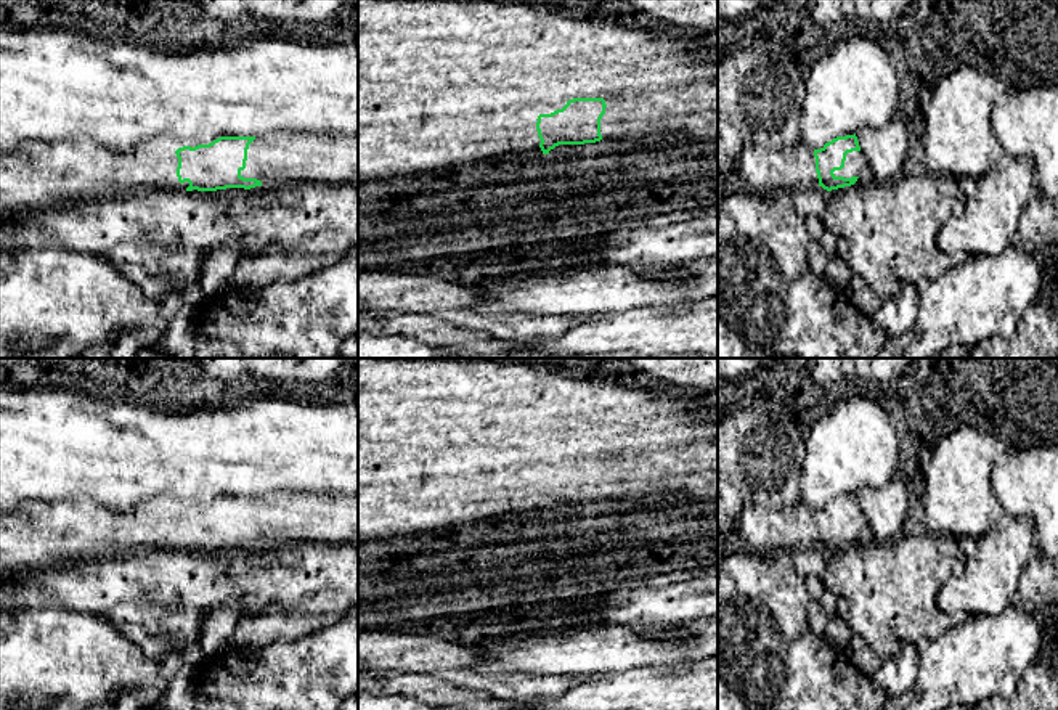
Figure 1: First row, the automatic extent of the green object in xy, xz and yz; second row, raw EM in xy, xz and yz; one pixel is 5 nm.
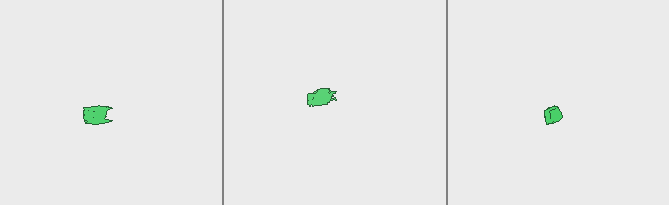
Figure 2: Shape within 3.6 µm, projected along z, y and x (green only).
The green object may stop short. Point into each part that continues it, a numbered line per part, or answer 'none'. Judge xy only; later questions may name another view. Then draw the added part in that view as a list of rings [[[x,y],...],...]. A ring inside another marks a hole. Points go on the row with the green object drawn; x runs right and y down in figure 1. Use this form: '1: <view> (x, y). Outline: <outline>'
1: xy (36, 175). Outline: [[[153,137],[132,149],[109,149],[85,138],[22,143],[0,156],[0,225],[21,214],[39,212],[66,201],[106,198],[135,190],[186,191],[189,183],[180,183],[177,177],[175,151],[197,145],[201,143],[185,143],[172,137]]]

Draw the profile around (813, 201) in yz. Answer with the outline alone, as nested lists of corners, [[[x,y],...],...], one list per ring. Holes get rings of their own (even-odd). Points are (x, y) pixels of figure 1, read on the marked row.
[[[822,186],[793,193],[793,206],[801,218],[808,218],[811,215],[822,218],[827,210],[827,201],[828,191]]]

